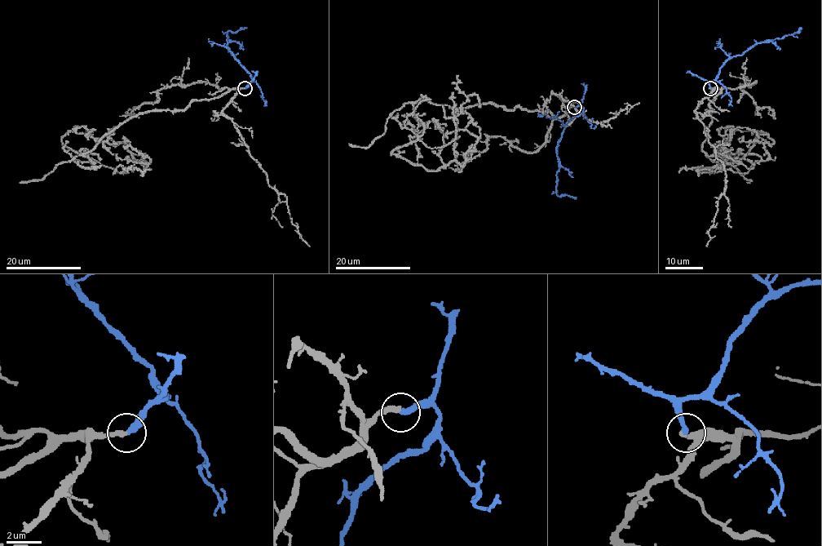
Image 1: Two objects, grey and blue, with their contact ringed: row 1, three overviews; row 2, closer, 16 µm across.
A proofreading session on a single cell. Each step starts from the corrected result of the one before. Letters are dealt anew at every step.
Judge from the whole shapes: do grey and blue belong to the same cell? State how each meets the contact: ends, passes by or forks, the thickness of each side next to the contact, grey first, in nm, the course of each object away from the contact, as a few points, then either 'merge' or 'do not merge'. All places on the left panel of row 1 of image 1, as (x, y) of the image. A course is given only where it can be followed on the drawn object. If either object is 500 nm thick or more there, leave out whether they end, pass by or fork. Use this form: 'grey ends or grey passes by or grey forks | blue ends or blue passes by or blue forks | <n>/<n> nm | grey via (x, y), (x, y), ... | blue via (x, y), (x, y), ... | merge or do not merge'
grey ends | blue ends | 300/320 nm | grey via (245, 87), (131, 116), (84, 156), (94, 165), (62, 139), (124, 144), (145, 169), (125, 148) | blue via (245, 87), (254, 80), (227, 50), (230, 41), (227, 38), (227, 32), (236, 32), (246, 27) | merge

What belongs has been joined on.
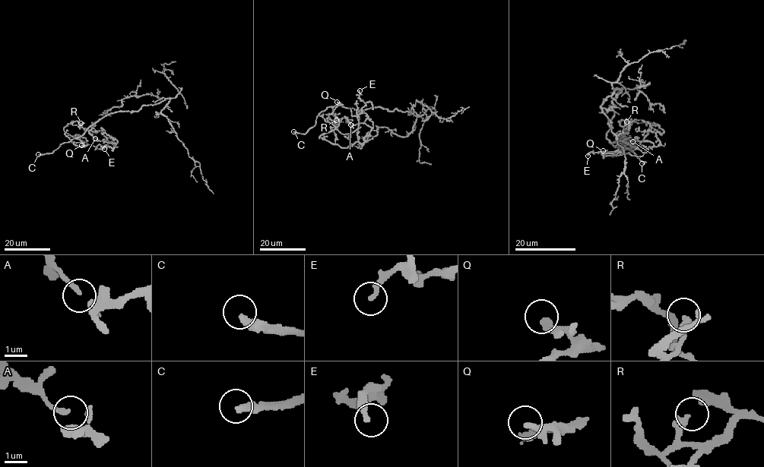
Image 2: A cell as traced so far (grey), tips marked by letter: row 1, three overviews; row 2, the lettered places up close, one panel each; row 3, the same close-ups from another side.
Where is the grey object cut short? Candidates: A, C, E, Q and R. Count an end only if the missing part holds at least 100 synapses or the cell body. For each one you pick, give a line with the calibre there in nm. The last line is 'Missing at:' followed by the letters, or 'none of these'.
C: 360 nm thick
Missing at: C

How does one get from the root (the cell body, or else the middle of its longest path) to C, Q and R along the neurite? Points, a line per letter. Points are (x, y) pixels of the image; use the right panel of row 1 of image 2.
C: (613, 111), (611, 125), (607, 137), (614, 146), (630, 149), (645, 161), (641, 163)
Q: (613, 111), (607, 137), (630, 149), (635, 147), (627, 145), (616, 152), (603, 150)
R: (613, 111), (607, 137), (630, 149), (643, 139), (653, 123), (658, 125), (635, 122), (626, 125), (626, 121)

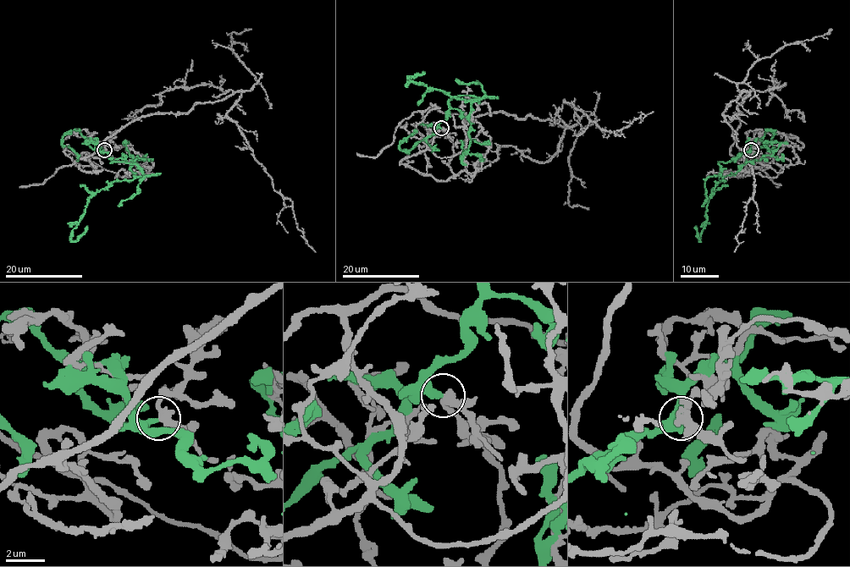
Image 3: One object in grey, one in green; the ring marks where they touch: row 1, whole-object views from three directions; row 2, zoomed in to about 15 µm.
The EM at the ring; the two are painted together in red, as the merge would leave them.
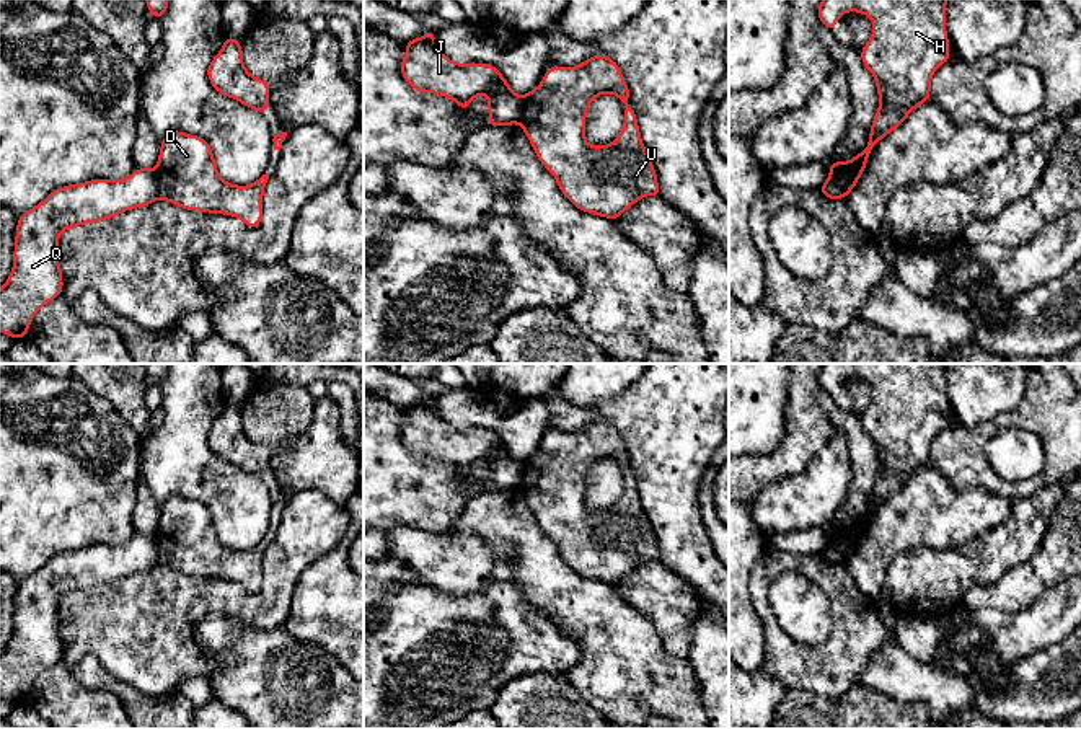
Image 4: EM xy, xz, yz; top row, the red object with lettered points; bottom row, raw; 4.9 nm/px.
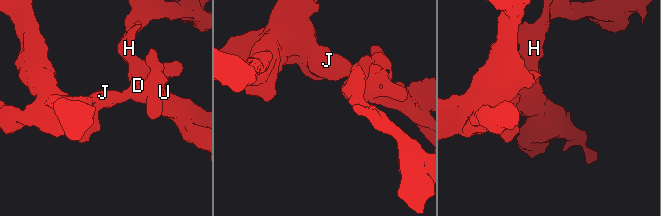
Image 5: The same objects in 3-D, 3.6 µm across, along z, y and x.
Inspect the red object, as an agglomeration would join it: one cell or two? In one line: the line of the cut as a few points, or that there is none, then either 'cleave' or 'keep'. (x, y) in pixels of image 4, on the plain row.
cut in xy along (154, 535), (158, 561); cleave

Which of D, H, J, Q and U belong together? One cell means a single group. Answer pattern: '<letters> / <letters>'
D H U / J Q

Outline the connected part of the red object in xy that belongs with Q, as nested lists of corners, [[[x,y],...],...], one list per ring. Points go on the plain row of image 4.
[[[137,533],[130,541],[119,546],[98,543],[54,554],[42,568],[20,579],[13,616],[15,630],[5,651],[0,654],[0,698],[13,705],[26,703],[38,675],[57,664],[64,656],[57,612],[64,595],[108,585],[129,574],[145,572],[157,564],[158,546],[155,535]]]

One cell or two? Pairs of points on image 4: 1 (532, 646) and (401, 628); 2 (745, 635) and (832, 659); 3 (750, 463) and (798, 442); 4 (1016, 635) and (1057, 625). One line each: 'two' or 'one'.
1: one
2: two
3: one
4: one

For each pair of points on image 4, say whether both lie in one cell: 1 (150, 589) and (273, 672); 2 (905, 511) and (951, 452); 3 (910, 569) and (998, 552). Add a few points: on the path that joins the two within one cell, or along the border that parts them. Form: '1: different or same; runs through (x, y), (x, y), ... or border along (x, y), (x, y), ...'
1: different; border along (237, 620), (227, 615), (206, 614), (194, 622)
2: different; border along (930, 463), (956, 490), (969, 488)
3: same; runs through (931, 569), (959, 569), (977, 563)

